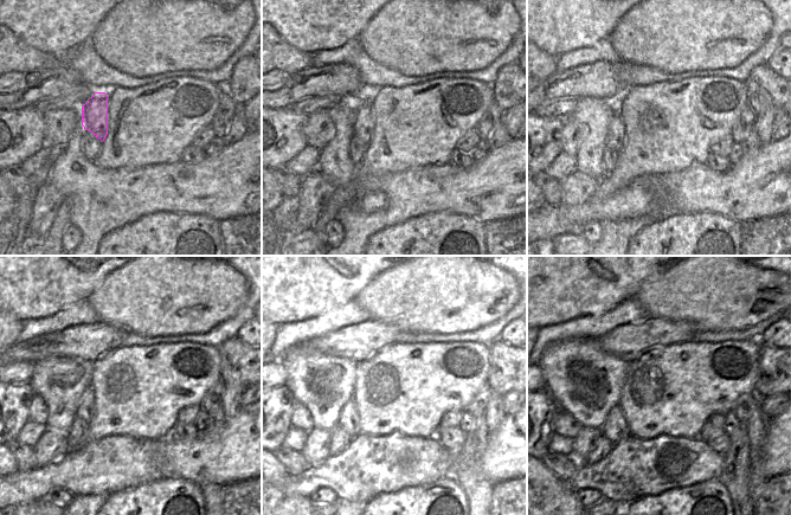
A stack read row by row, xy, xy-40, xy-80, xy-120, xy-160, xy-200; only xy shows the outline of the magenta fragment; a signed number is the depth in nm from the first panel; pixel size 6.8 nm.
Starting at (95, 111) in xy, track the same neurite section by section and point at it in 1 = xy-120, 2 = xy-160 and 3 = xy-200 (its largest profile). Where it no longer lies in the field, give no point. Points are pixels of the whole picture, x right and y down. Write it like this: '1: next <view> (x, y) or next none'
1: next xy-120 (85, 407)
2: next xy-160 (348, 420)
3: next xy-200 (615, 429)

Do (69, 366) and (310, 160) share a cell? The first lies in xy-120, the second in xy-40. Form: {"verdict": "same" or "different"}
{"verdict": "different"}

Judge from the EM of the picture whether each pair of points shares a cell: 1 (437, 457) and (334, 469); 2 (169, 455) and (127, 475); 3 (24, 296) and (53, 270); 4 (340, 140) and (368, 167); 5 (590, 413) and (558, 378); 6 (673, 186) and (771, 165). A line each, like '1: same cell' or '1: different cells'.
1: same cell
2: different cells
3: same cell
4: different cells
5: same cell
6: same cell

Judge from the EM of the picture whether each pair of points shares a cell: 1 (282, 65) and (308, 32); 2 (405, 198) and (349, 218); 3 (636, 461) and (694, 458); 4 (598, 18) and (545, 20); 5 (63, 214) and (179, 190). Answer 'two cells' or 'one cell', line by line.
1: two cells
2: one cell
3: one cell
4: one cell
5: two cells

